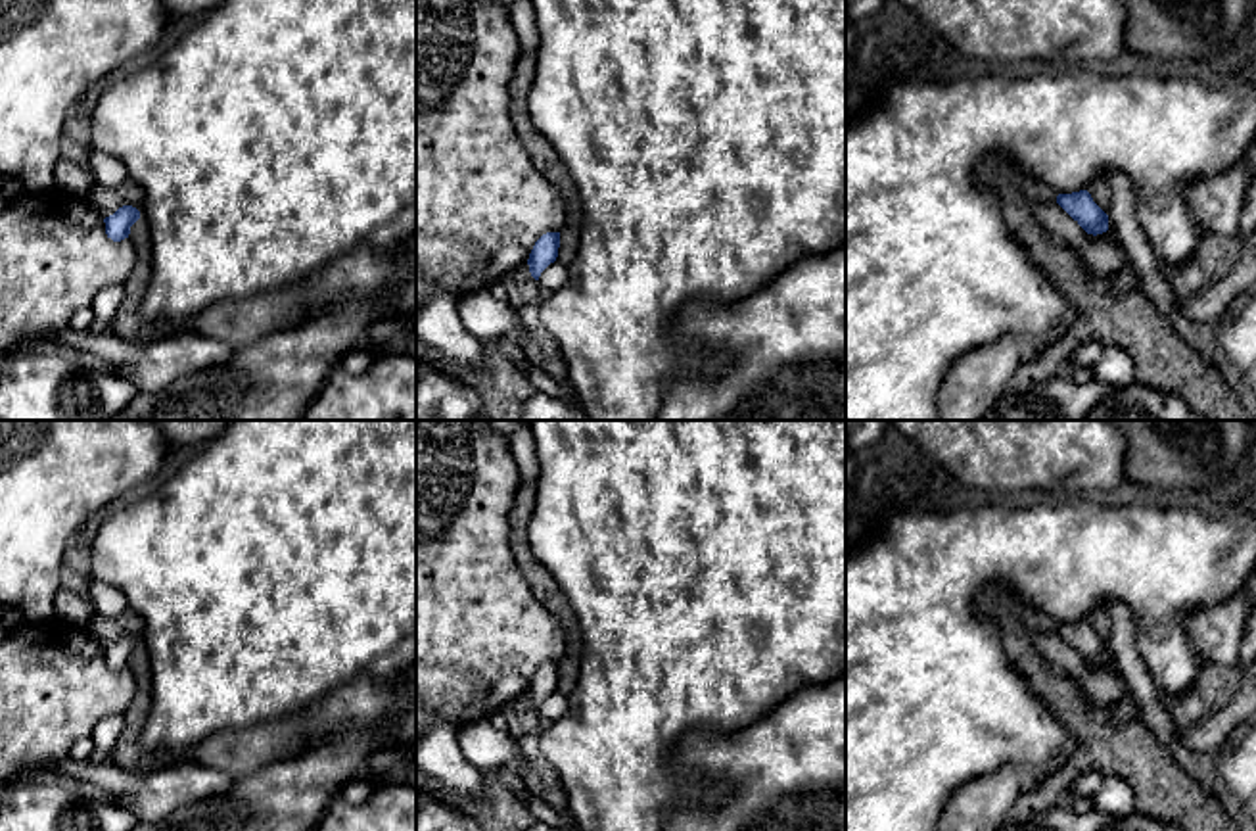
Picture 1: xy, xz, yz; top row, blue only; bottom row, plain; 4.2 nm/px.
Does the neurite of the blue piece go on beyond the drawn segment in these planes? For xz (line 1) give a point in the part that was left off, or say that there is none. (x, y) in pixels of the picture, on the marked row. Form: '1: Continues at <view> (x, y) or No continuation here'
1: No continuation here

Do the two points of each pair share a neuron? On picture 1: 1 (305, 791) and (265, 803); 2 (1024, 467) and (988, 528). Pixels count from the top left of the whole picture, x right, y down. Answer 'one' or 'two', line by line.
1: one
2: two

